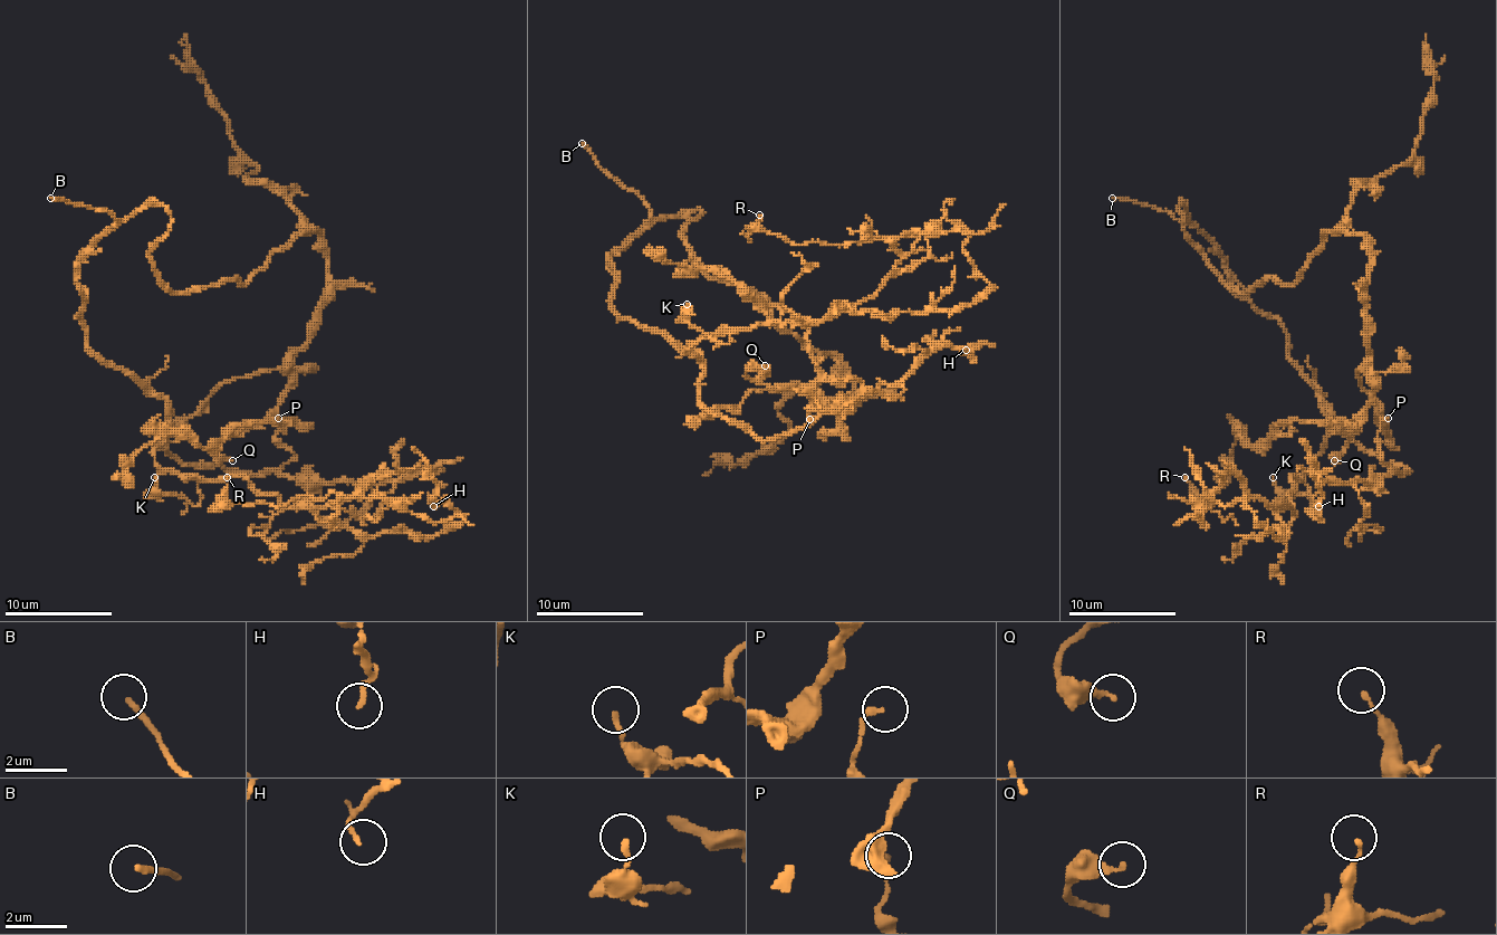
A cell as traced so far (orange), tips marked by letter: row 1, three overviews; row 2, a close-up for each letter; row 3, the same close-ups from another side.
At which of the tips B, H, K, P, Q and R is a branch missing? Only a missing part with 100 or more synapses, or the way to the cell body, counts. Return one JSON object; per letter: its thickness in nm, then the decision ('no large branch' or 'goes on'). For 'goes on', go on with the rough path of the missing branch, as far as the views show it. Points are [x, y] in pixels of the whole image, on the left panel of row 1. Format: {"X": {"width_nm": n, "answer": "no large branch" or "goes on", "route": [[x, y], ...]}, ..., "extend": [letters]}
{"B": {"width_nm": 190, "answer": "goes on"}, "H": {"width_nm": 150, "answer": "no large branch"}, "K": {"width_nm": 160, "answer": "no large branch"}, "P": {"width_nm": 180, "answer": "no large branch"}, "Q": {"width_nm": 280, "answer": "no large branch"}, "R": {"width_nm": 130, "answer": "no large branch"}, "extend": ["B"]}

